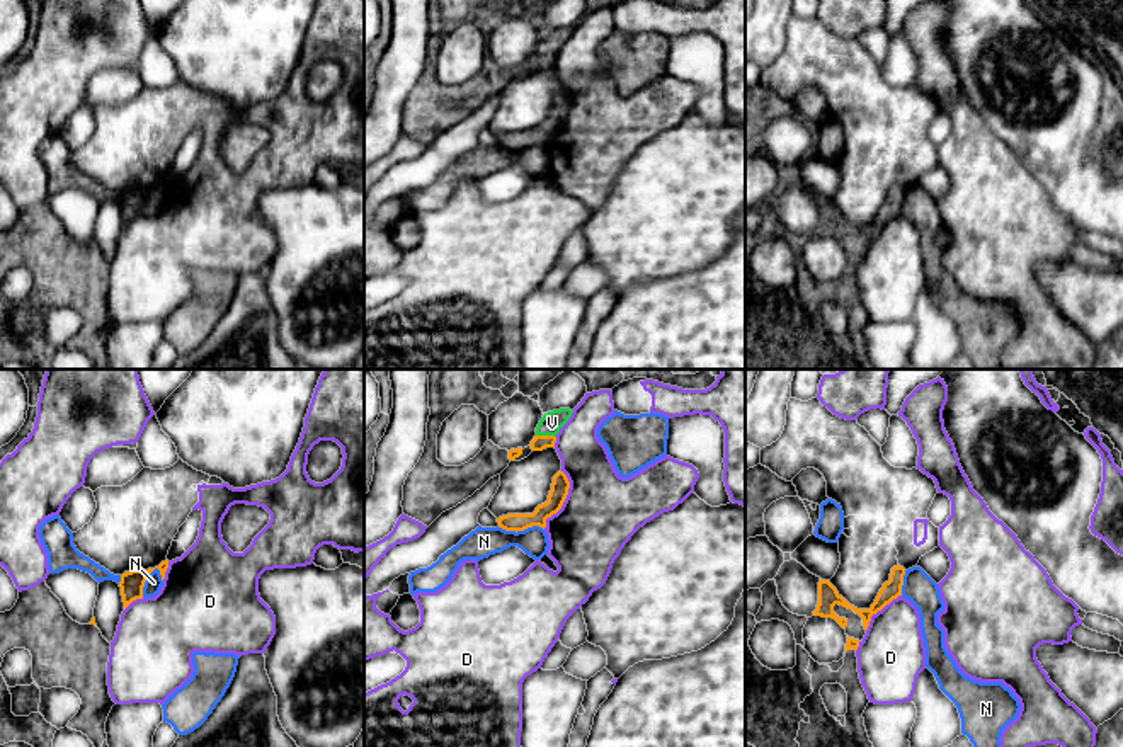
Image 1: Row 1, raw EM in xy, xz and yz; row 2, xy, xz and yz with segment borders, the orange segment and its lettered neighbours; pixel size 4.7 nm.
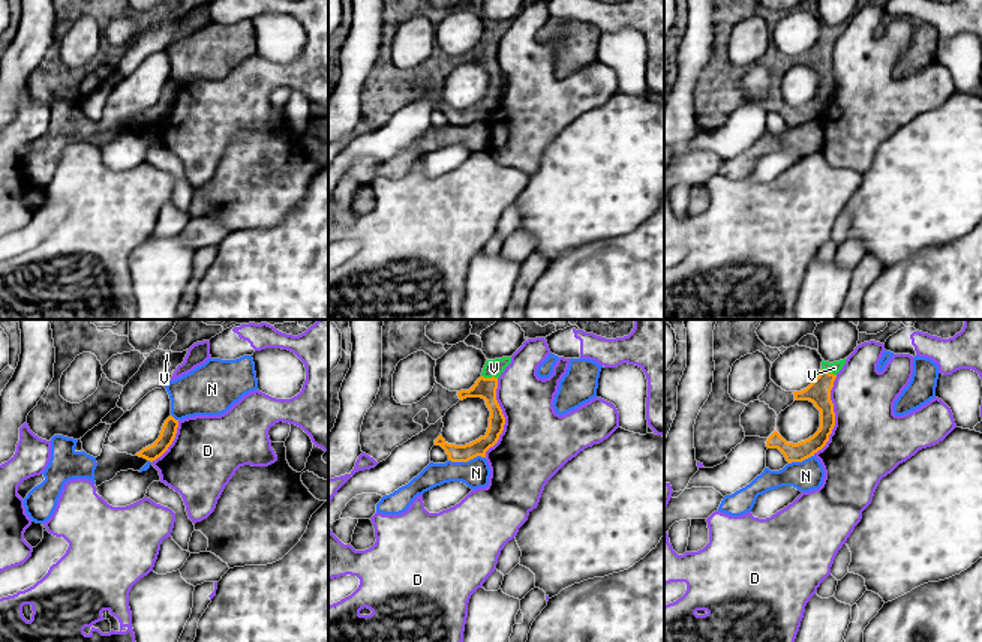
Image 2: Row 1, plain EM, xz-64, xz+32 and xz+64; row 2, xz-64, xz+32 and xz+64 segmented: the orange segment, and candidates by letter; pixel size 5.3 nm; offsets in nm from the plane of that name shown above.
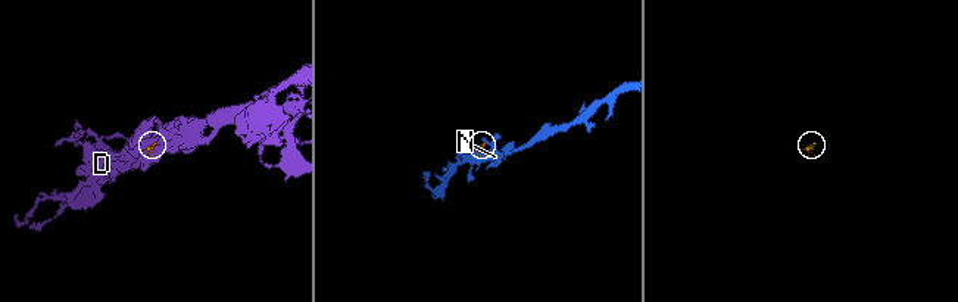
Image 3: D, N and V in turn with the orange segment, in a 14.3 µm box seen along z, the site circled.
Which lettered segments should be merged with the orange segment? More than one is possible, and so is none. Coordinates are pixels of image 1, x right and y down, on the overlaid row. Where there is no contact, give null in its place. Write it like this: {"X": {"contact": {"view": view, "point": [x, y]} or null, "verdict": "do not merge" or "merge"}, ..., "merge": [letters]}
{"D": {"contact": {"view": "xz", "point": [564, 501]}, "verdict": "do not merge"}, "N": {"contact": {"view": "xz", "point": [521, 530]}, "verdict": "do not merge"}, "V": {"contact": {"view": "xz", "point": [547, 436]}, "verdict": "merge"}, "merge": ["V"]}

